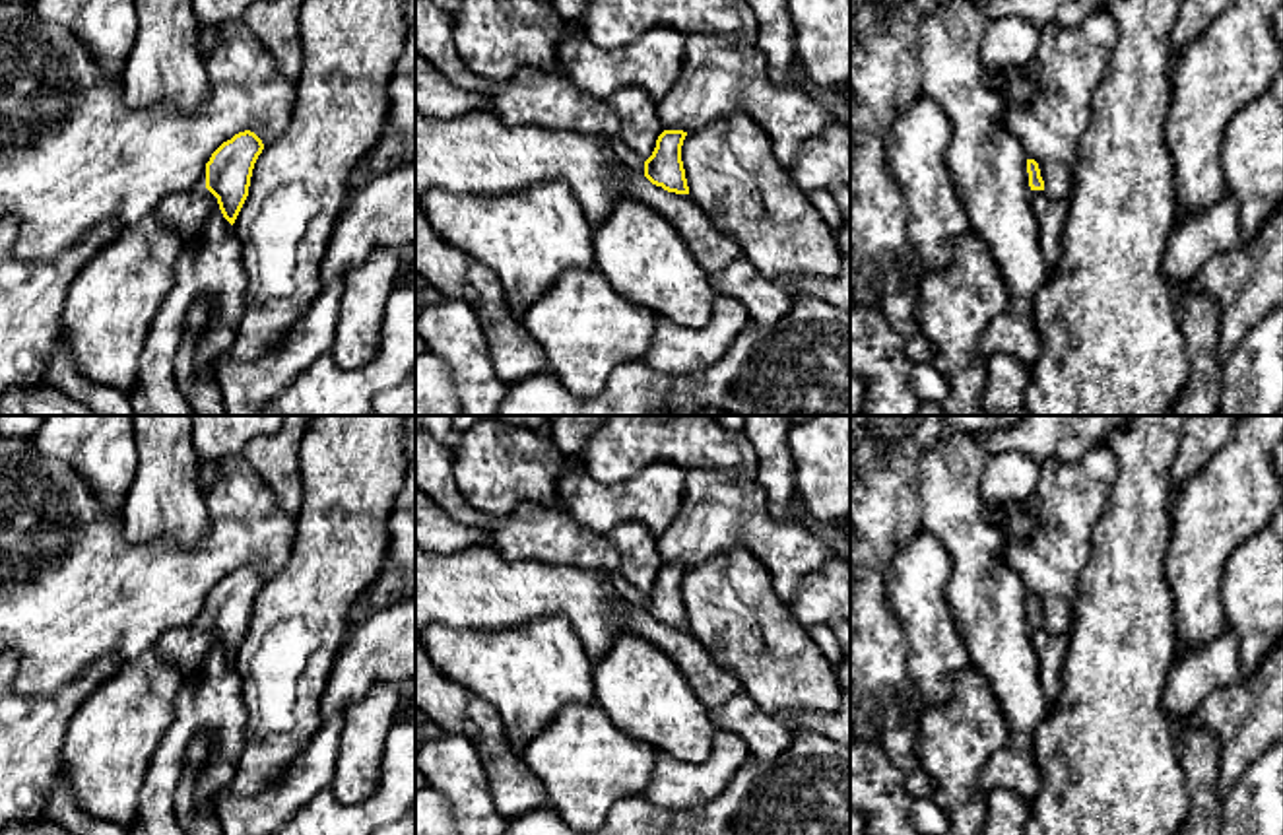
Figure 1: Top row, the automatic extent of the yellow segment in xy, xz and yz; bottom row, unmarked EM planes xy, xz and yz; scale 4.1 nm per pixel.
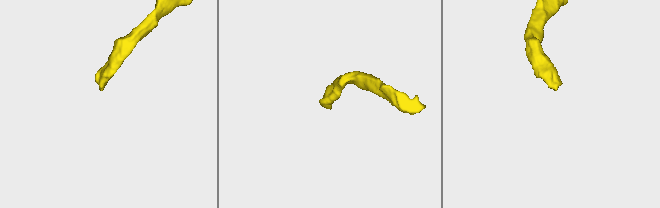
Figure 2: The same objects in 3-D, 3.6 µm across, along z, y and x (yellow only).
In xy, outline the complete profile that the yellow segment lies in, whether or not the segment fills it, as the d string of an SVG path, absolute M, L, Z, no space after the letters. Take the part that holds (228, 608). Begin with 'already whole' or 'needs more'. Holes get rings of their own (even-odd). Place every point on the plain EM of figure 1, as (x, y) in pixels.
needs more; M254 567L235 569L206 598L204 623L169 629L153 649L184 680L198 674L215 643L233 660L248 631L252 604L262 584L264 579Z

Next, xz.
needs more; M664 565L646 596L629 584L621 575L613 573L613 600L623 606L641 606L652 619L662 621L668 627L689 629L681 596L681 581L685 571L687 567L683 565Z

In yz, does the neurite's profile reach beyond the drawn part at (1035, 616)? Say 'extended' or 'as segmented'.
extended

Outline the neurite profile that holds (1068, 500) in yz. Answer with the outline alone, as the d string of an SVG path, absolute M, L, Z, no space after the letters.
M1093 445L1077 462L1046 458L1033 493L1021 501L984 503L984 520L1002 530L1017 513L1035 513L1036 528L1027 542L1011 542L1005 550L1009 567L1023 579L1027 594L1035 594L1044 616L1044 627L1068 635L1073 627L1077 584L1091 551L1093 528L1102 515L1118 464L1106 447Z

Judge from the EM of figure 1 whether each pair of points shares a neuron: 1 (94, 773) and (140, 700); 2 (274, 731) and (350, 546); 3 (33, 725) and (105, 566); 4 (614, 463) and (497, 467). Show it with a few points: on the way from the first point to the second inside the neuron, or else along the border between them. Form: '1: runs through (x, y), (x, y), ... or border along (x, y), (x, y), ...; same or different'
1: runs through (105, 756), (111, 736), (127, 717); same
2: runs through (307, 684), (325, 649), (325, 593); same
3: border along (84, 668), (49, 694), (20, 696); different
4: border along (577, 455), (585, 468); different

